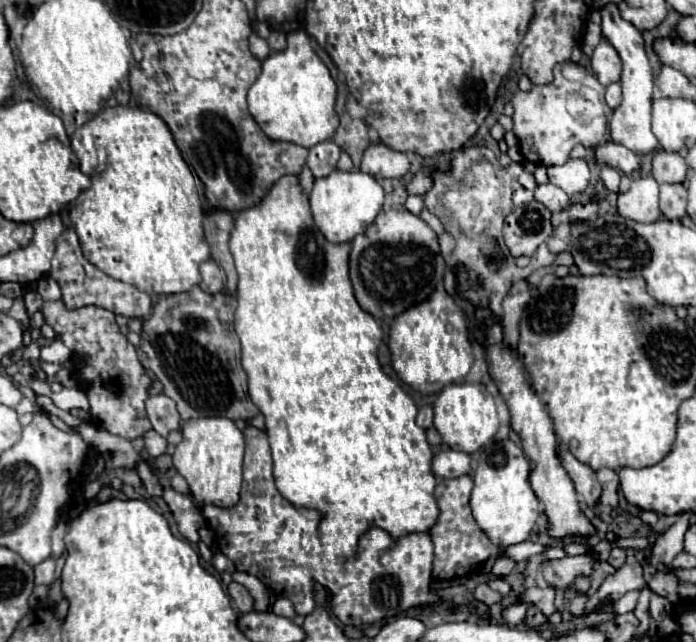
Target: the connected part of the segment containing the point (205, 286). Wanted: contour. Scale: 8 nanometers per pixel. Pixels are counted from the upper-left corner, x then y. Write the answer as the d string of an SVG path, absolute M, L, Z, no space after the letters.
M206 260L200 266L200 274L202 274L202 284L200 284L202 290L206 290L206 292L222 292L226 274L214 260Z

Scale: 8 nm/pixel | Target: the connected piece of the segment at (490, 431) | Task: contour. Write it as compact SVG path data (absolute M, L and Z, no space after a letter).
M448 384L434 402L434 426L440 432L444 444L452 450L460 450L466 454L482 448L498 430L498 414L494 406L492 394L484 384Z

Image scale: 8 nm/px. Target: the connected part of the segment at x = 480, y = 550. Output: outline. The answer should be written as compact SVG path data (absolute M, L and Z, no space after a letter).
M468 474L458 478L440 480L434 488L434 498L438 504L438 518L436 524L430 528L430 536L434 542L434 564L432 564L432 576L440 580L452 580L452 578L464 578L472 574L478 566L482 566L492 556L502 556L504 550L498 548L486 532L476 524L472 512L470 512L470 492L472 492L472 478Z

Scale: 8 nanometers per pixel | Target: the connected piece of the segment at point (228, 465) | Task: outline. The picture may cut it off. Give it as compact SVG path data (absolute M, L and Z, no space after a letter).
M196 418L182 424L182 442L172 454L174 468L190 484L192 498L198 506L214 504L230 508L238 502L242 484L244 436L230 418Z

